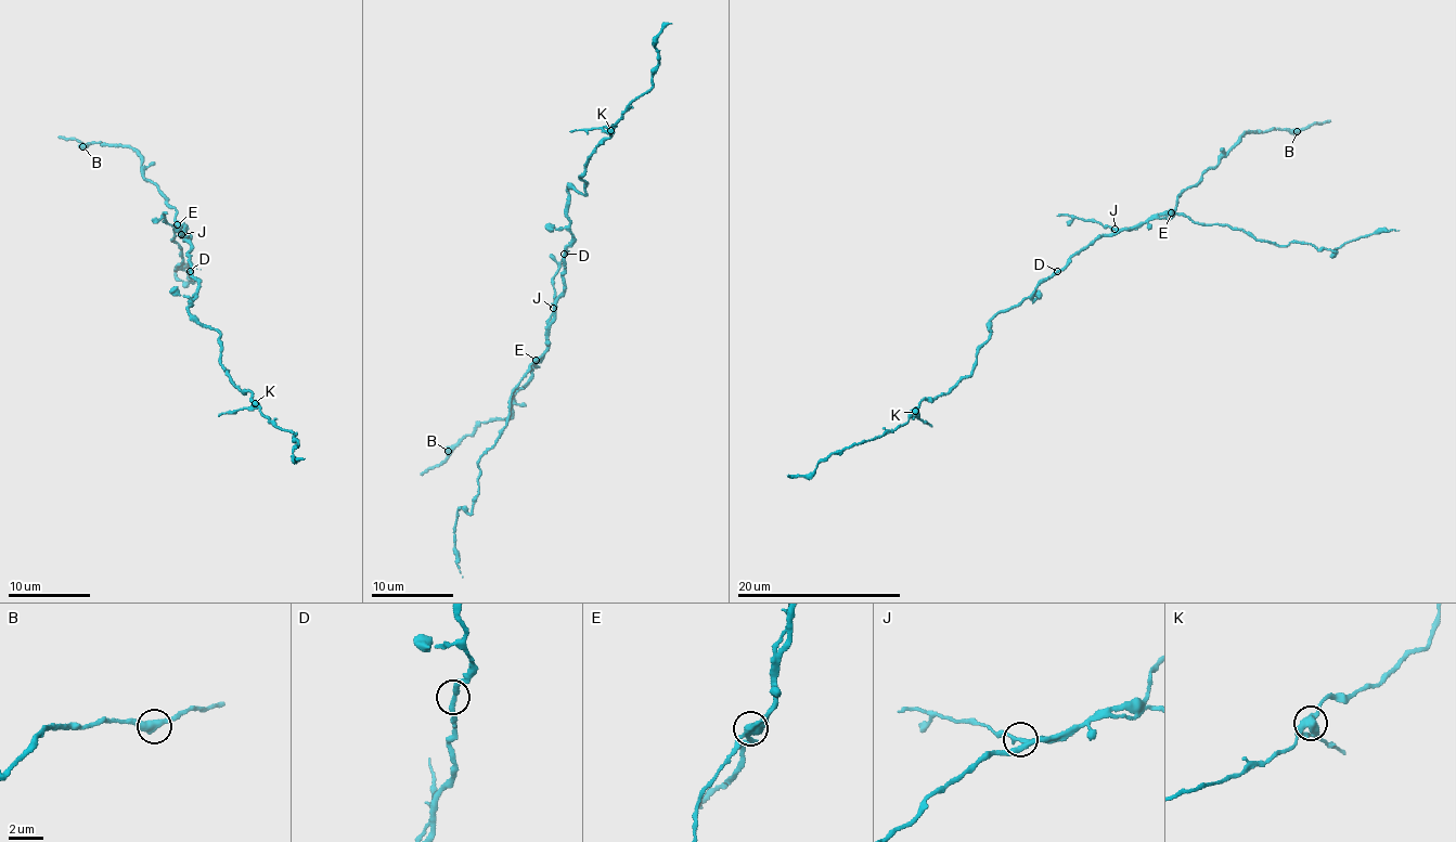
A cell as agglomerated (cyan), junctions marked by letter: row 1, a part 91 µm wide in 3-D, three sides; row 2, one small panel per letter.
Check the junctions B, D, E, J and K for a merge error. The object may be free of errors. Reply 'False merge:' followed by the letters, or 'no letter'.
False merge: K

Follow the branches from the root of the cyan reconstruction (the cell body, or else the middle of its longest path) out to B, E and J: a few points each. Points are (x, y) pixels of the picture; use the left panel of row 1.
B: (191, 273), (187, 230), (162, 191), (147, 182), (134, 151), (99, 143), (82, 146)
E: (191, 273), (189, 253), (192, 249), (185, 240), (189, 237), (187, 230), (177, 224)
J: (191, 273), (189, 253), (192, 249), (181, 234)

